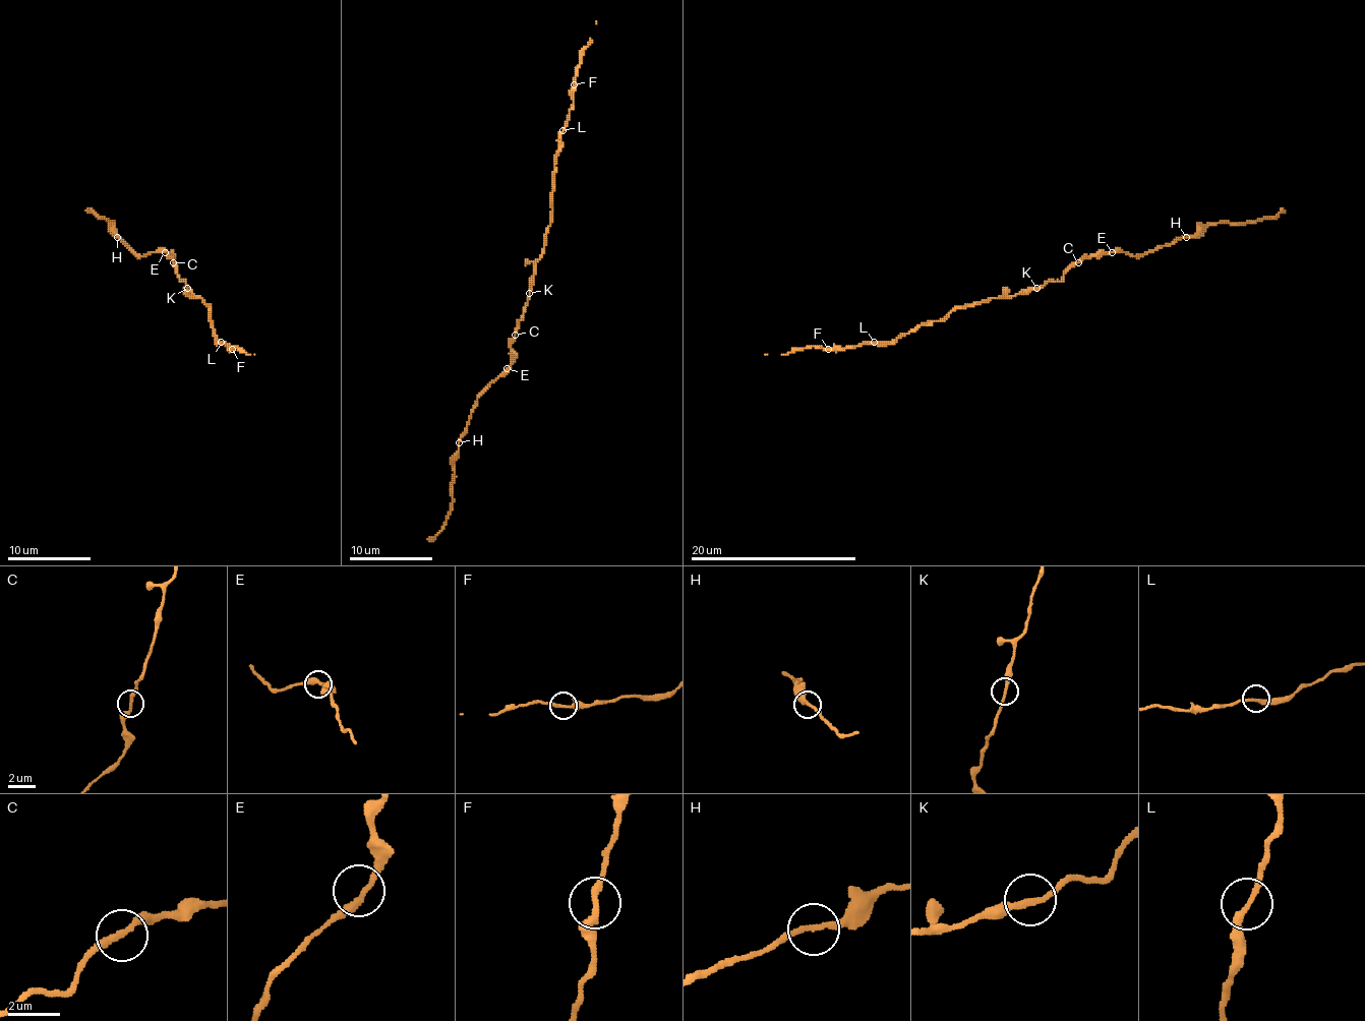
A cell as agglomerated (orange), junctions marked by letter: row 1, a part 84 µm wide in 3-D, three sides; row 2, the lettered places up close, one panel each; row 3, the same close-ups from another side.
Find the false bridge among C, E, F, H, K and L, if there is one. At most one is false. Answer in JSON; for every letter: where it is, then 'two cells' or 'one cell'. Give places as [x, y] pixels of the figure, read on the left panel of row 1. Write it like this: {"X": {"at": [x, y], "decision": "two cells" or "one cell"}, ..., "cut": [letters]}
{"C": {"at": [173, 262], "decision": "one cell"}, "E": {"at": [165, 252], "decision": "one cell"}, "F": {"at": [232, 349], "decision": "one cell"}, "H": {"at": [117, 237], "decision": "one cell"}, "K": {"at": [187, 288], "decision": "one cell"}, "L": {"at": [221, 342], "decision": "one cell"}, "cut": []}

